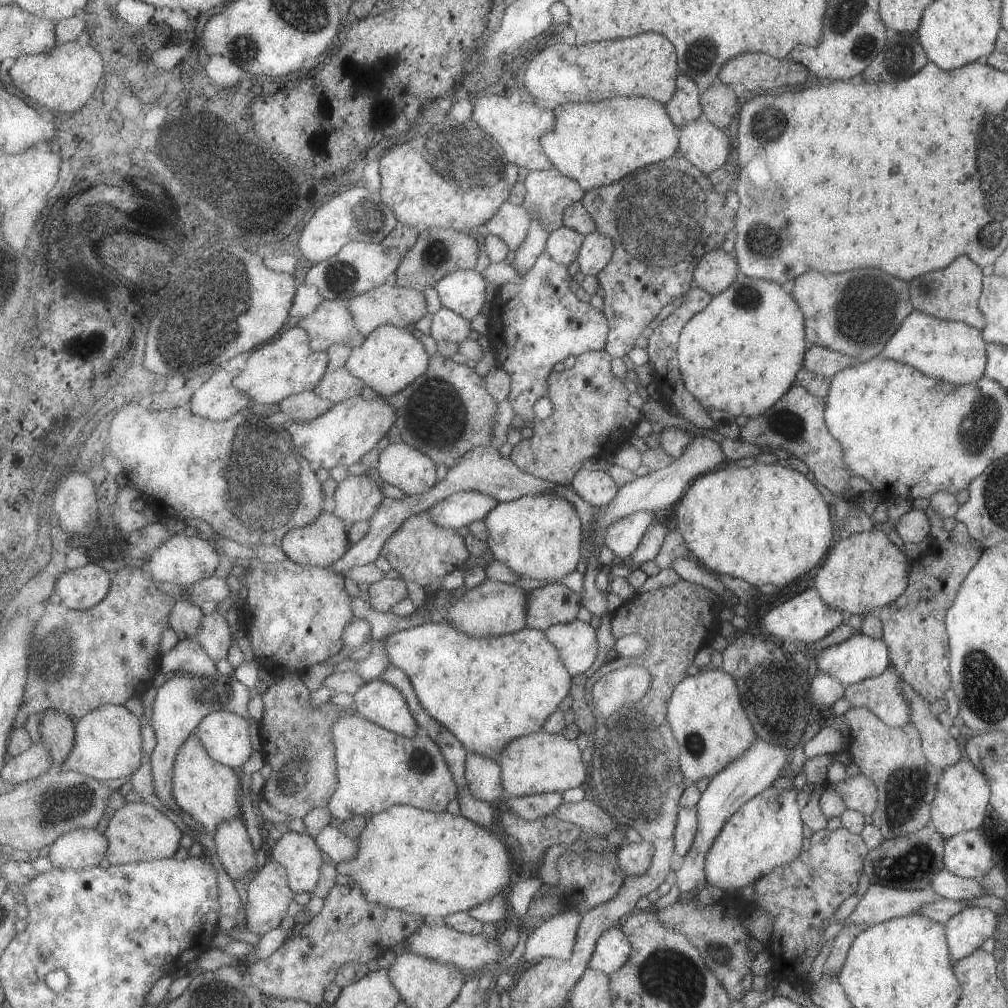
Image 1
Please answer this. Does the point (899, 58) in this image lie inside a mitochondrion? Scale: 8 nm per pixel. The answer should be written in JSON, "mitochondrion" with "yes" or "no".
{"mitochondrion":"yes"}

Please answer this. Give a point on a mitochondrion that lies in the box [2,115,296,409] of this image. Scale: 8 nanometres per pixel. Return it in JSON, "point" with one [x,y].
{"point":[228,281]}

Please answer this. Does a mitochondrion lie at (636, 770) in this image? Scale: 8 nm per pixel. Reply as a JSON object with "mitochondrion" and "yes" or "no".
{"mitochondrion":"yes"}

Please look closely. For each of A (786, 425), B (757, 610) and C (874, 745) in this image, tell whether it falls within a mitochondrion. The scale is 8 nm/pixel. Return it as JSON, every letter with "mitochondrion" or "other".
{"A":"mitochondrion","B":"other","C":"other"}

